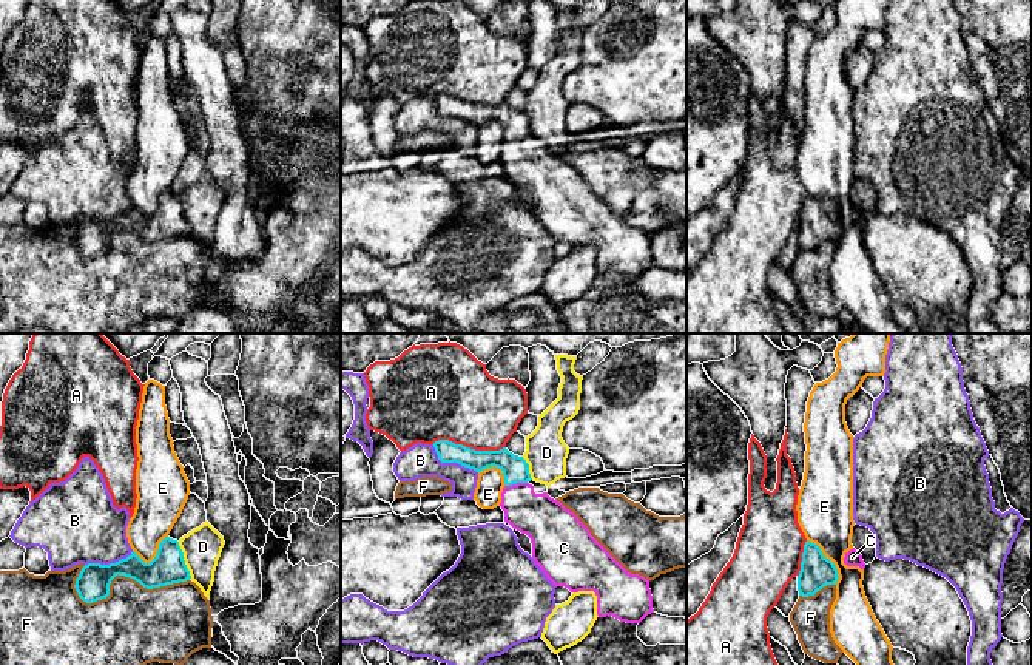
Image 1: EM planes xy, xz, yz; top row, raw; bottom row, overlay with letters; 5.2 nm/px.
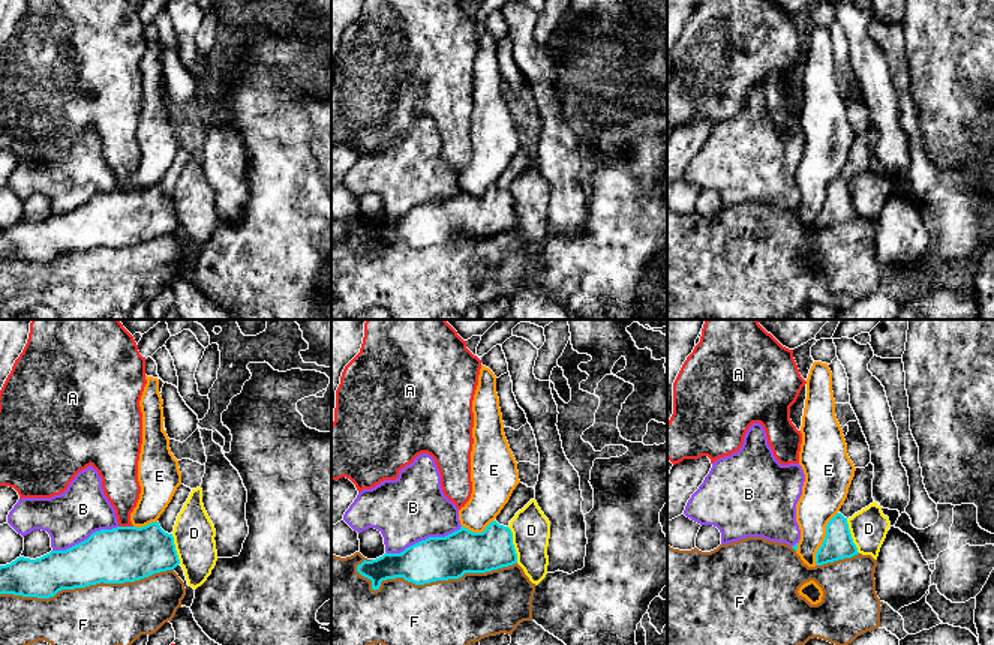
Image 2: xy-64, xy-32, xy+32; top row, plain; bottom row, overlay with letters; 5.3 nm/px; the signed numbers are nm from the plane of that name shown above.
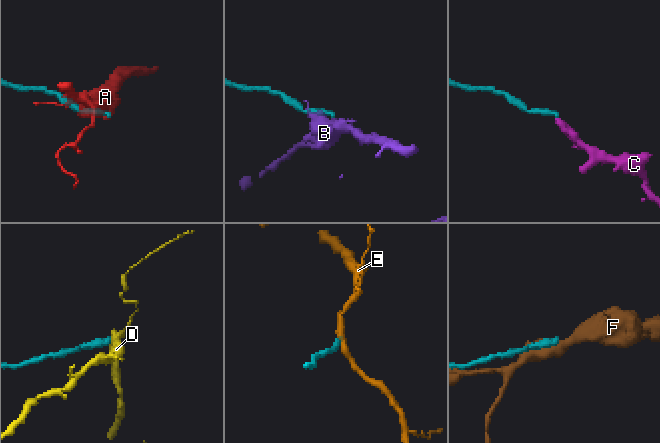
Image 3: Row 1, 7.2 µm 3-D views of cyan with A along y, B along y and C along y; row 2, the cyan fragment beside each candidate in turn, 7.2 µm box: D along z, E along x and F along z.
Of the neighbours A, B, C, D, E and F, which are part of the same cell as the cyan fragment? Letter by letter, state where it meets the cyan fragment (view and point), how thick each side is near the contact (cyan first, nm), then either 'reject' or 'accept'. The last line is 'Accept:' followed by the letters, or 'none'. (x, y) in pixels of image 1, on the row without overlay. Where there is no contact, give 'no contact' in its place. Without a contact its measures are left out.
A: xz (469, 102) | 120/420 nm | reject
B: xz (451, 116) | 110/170 nm | reject
C: xz (516, 138) | 140/240 nm | accept
D: xy (184, 215) | 180/200 nm | reject
E: yz (830, 215) | 180/280 nm | reject
F: xy (124, 229) | 180/360 nm | reject
Accept: C

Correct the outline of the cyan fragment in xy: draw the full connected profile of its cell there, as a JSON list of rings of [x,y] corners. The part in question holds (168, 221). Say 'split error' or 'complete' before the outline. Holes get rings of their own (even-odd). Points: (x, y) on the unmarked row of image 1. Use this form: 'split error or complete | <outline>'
complete | [[[165,191],[150,218],[145,218],[134,205],[116,218],[88,218],[76,233],[74,242],[83,256],[93,258],[110,250],[110,239],[116,230],[134,233],[147,244],[191,233],[179,196]]]

